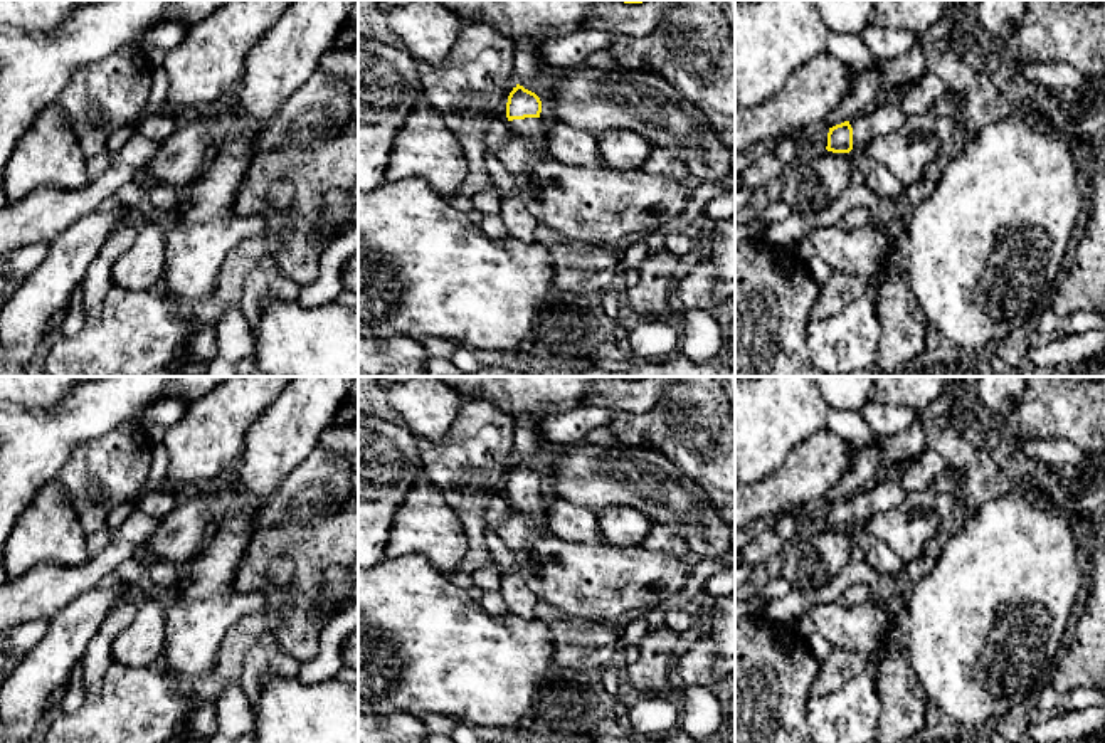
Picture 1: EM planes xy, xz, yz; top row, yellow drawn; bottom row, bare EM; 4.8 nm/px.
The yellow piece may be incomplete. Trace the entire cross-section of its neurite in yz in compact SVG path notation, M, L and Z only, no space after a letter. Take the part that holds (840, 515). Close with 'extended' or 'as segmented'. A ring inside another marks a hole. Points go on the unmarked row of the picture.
M880 476L858 494L829 504L826 526L849 530L853 524L866 523L876 513L896 508L907 496L900 476Z | extended

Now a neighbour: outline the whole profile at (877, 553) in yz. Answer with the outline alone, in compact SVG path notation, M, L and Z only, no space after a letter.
M864 523L853 524L849 530L851 540L863 550L866 563L880 573L890 577L900 573L901 560L888 548L885 541L871 535Z

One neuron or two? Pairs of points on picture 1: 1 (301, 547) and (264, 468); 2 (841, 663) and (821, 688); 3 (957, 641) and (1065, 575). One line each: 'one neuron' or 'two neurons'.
1: two neurons
2: one neuron
3: one neuron

